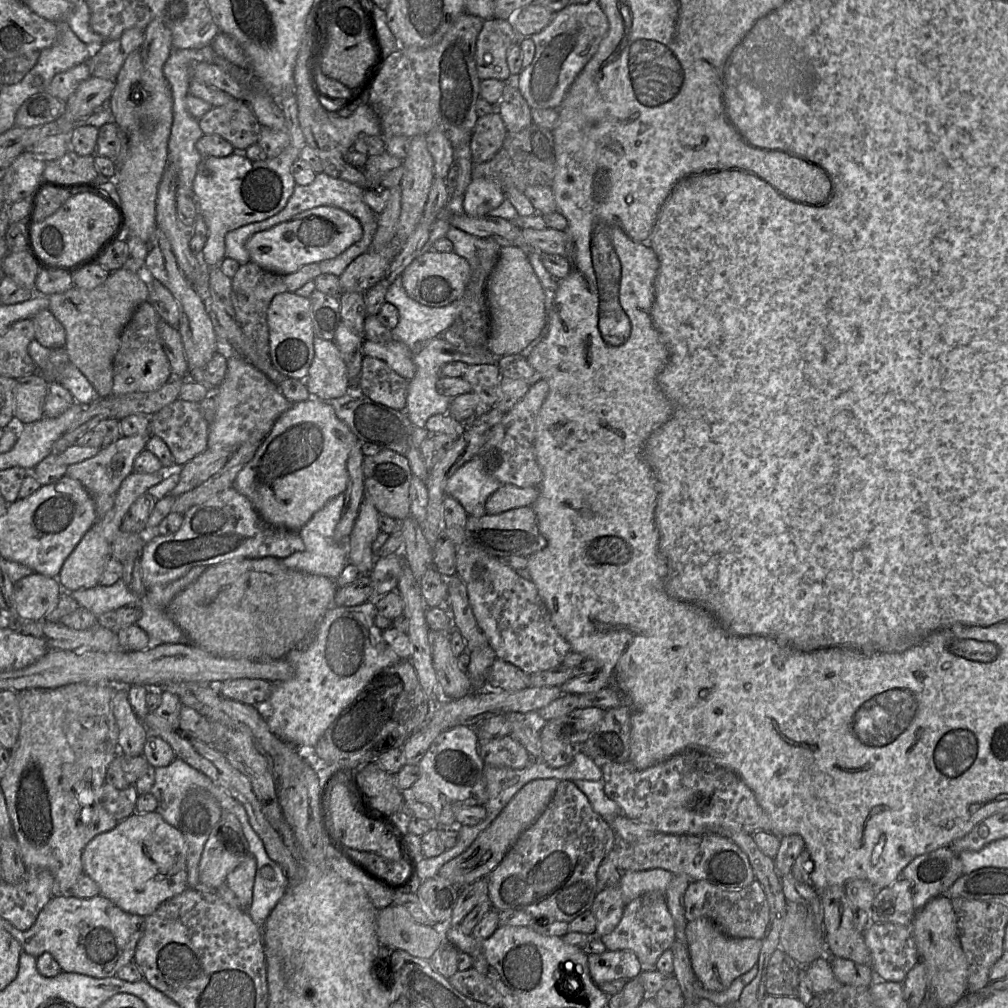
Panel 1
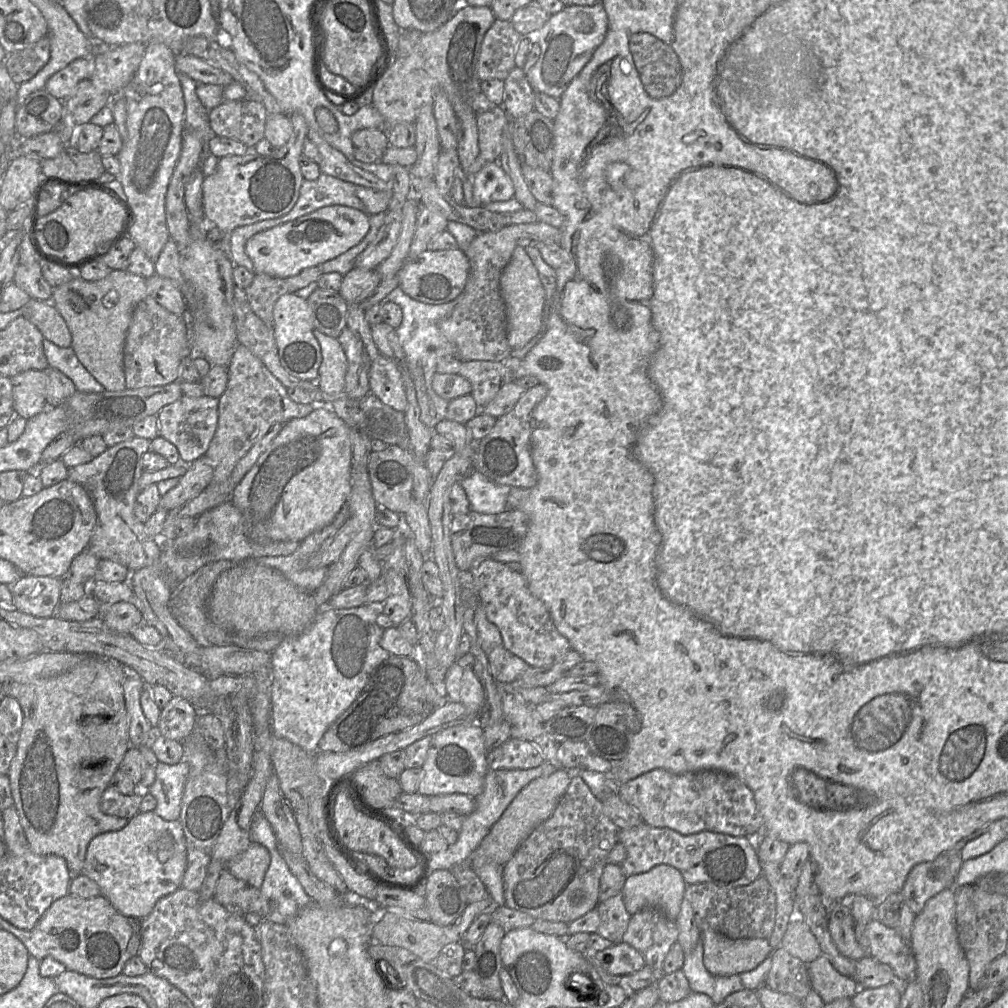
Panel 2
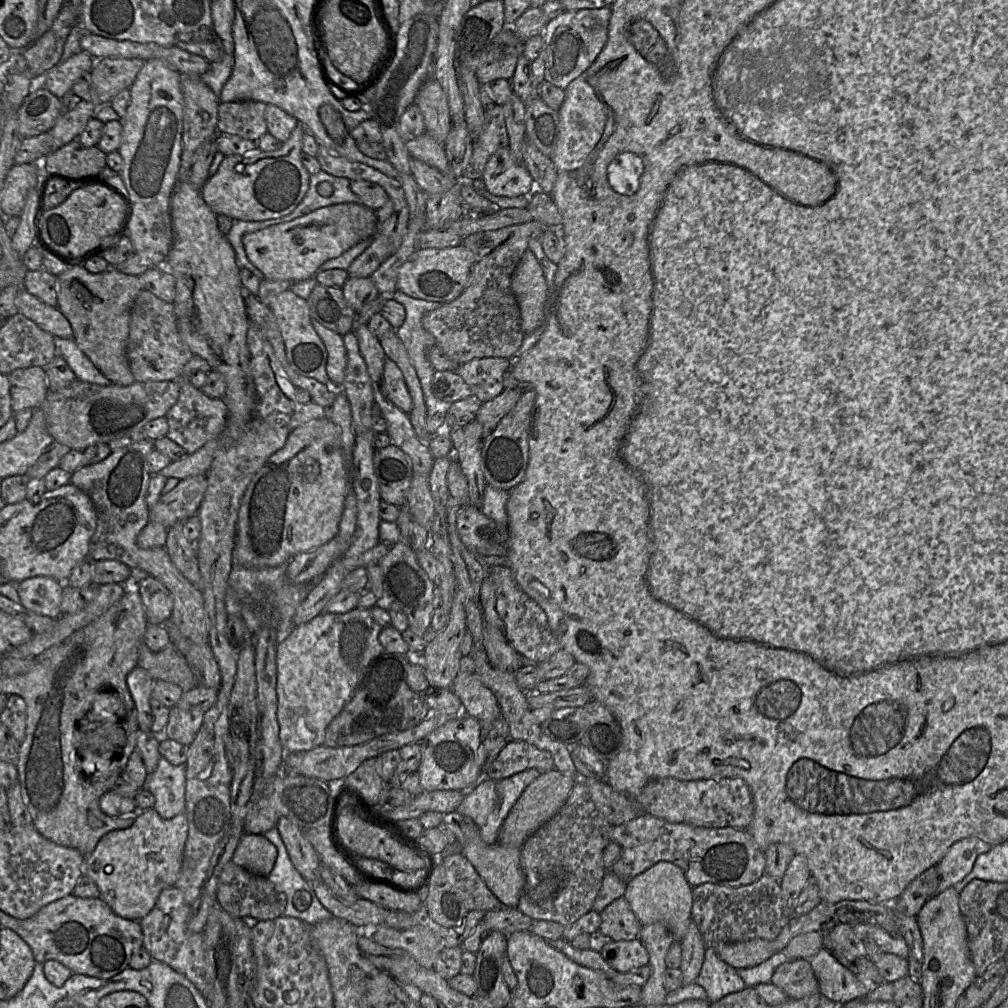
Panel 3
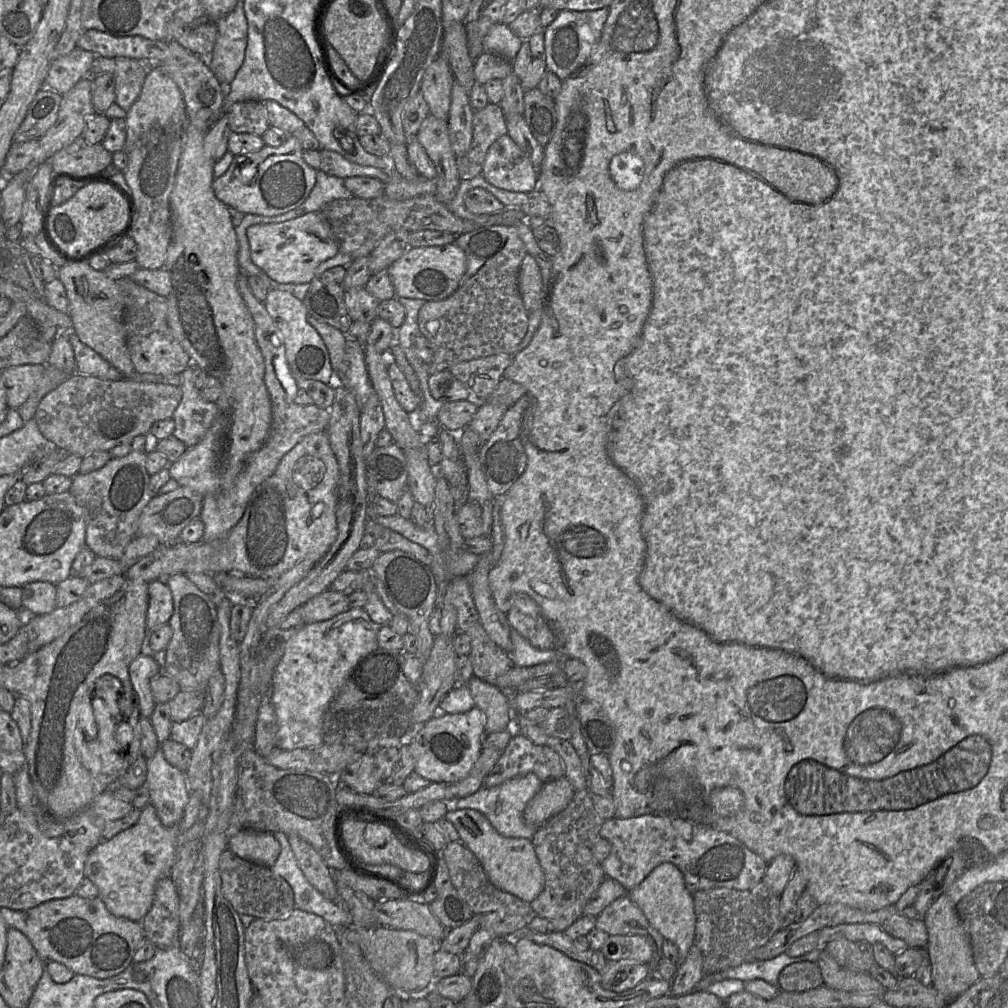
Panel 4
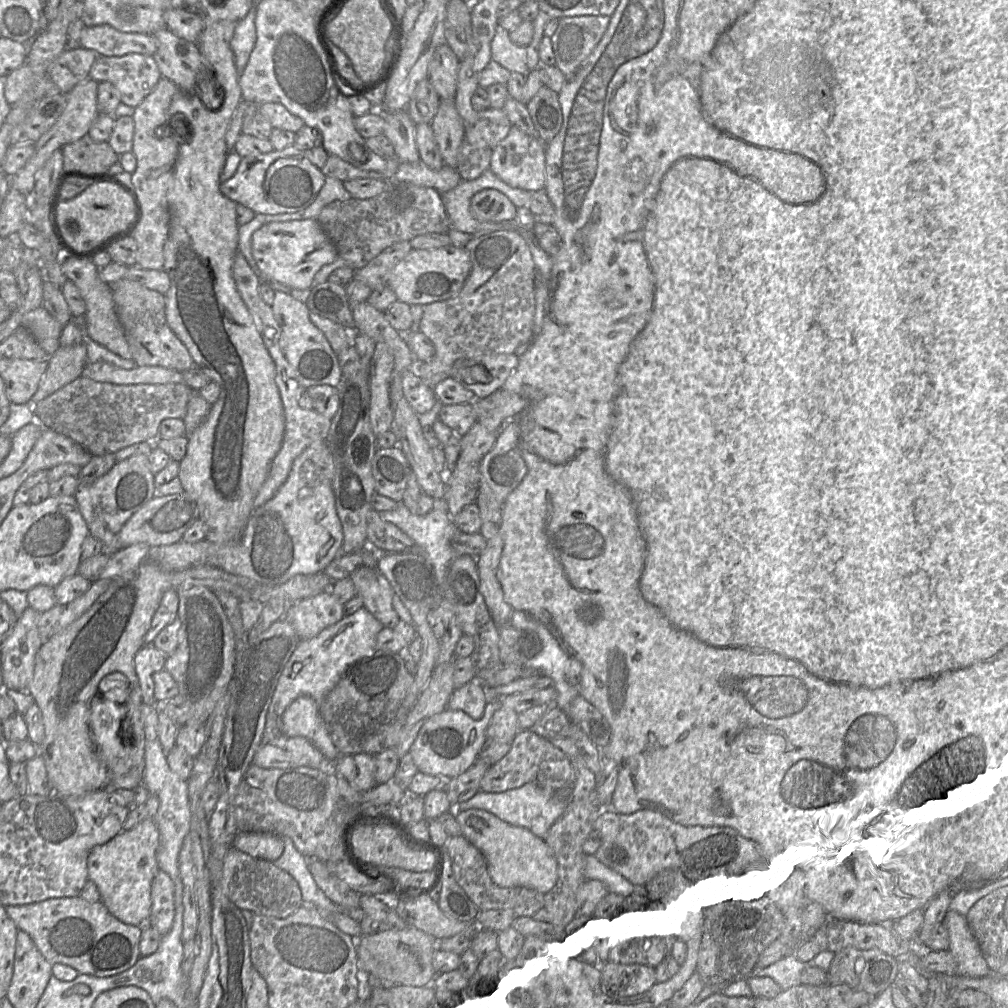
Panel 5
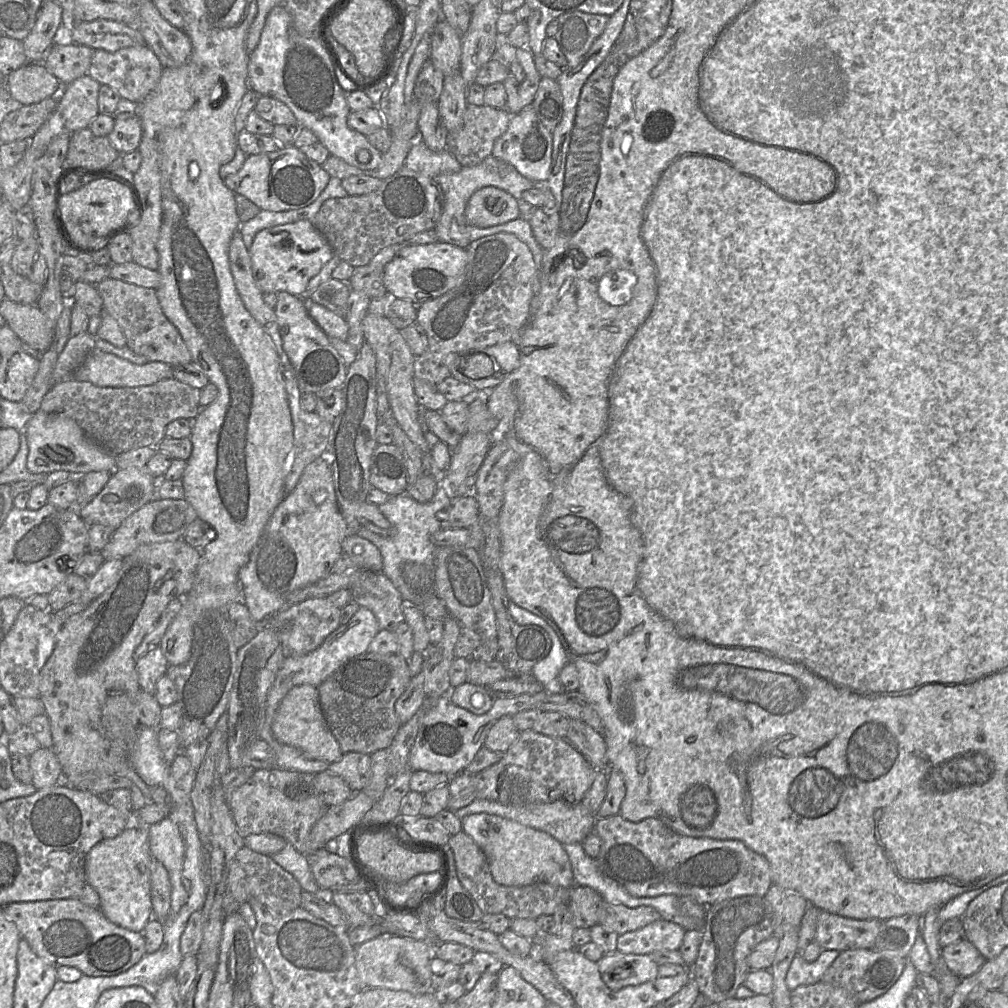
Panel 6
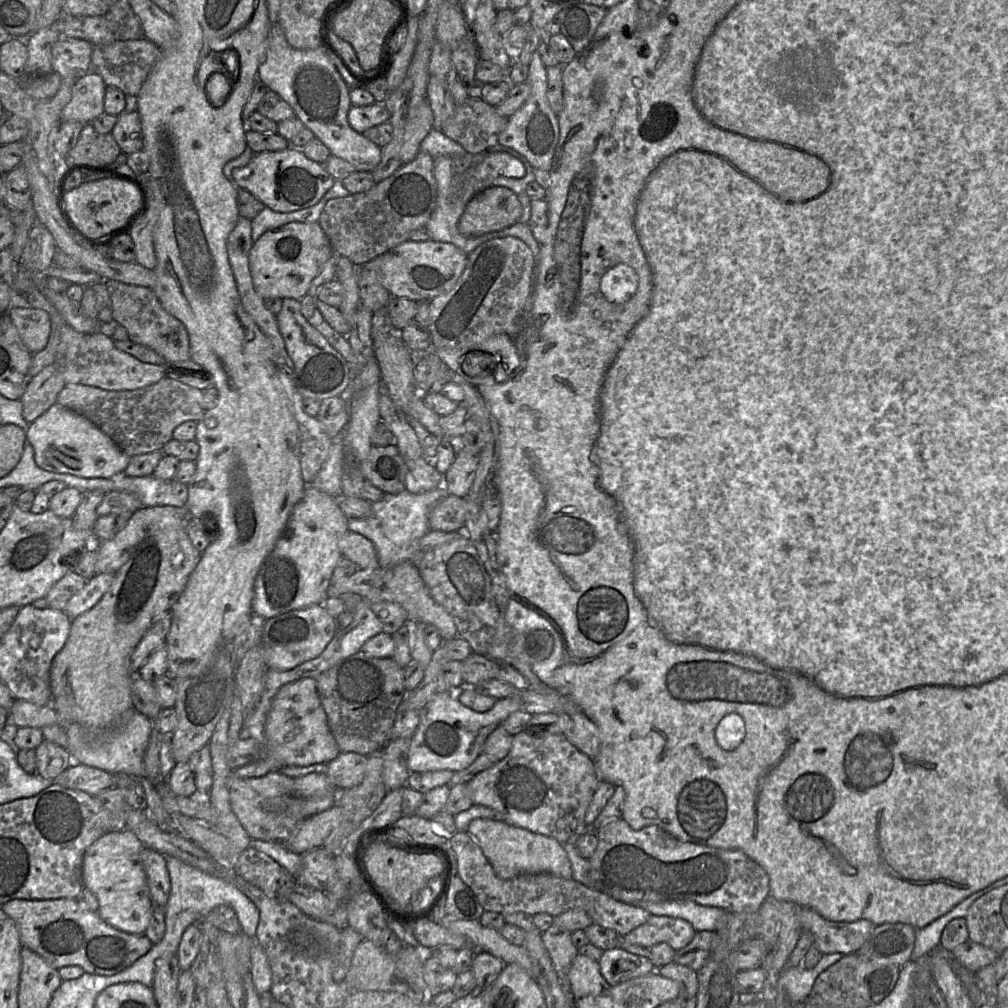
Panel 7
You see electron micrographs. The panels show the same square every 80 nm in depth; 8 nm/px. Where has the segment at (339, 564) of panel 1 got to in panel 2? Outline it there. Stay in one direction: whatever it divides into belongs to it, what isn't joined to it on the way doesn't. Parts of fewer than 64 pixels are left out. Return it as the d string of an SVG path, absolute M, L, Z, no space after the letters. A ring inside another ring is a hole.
M345 504L329 525L308 535L291 555L266 556L246 561L274 568L299 589L314 593L325 580L329 568L308 569L305 567L305 562L321 547L325 540L334 535L343 526L348 515L349 509Z

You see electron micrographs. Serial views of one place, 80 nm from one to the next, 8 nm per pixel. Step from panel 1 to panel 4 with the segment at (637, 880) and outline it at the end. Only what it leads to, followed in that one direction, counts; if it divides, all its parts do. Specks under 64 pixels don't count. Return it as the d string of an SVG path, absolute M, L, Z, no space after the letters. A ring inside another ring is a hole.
M671 863L660 864L638 886L627 891L627 895L664 939L678 947L679 960L676 964L678 968L695 943L696 929L693 896L687 889L680 870Z

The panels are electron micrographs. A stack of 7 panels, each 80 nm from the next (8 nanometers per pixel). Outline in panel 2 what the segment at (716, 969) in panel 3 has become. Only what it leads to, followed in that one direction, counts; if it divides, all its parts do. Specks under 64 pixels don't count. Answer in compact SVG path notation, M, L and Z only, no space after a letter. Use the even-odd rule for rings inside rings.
M701 943L690 953L684 954L681 969L690 992L707 995L715 1005L722 1003L729 995L744 990L739 975L714 976L705 968Z

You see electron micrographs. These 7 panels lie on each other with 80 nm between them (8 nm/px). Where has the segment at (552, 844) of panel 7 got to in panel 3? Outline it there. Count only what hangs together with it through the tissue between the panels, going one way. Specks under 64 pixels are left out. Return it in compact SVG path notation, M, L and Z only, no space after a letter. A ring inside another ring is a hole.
M457 811L444 814L443 822L455 833L457 841L462 846L463 855L471 862L487 886L495 896L506 906L516 908L525 885L525 877L520 866L521 848L511 848L499 843L485 843L474 821Z

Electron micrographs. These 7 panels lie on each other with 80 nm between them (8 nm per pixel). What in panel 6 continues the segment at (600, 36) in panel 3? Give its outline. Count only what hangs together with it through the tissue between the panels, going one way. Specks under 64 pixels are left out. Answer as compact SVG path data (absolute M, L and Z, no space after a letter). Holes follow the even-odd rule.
M573 11L557 19L558 30L553 37L565 55L567 66L574 68L602 34L610 16Z

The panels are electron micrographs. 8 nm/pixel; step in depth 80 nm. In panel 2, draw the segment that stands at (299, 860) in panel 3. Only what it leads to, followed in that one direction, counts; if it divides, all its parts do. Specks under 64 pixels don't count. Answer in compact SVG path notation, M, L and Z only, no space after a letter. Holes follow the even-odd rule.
M276 774L268 779L259 809L271 824L278 843L297 856L302 856L300 830L293 811L280 789Z

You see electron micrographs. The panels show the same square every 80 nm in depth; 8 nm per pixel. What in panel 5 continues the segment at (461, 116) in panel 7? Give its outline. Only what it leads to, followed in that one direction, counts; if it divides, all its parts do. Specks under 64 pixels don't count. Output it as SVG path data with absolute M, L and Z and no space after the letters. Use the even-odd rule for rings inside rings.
M489 107L476 111L476 121L467 124L458 153L457 170L462 180L473 180L490 166L494 148L511 129L504 109Z

